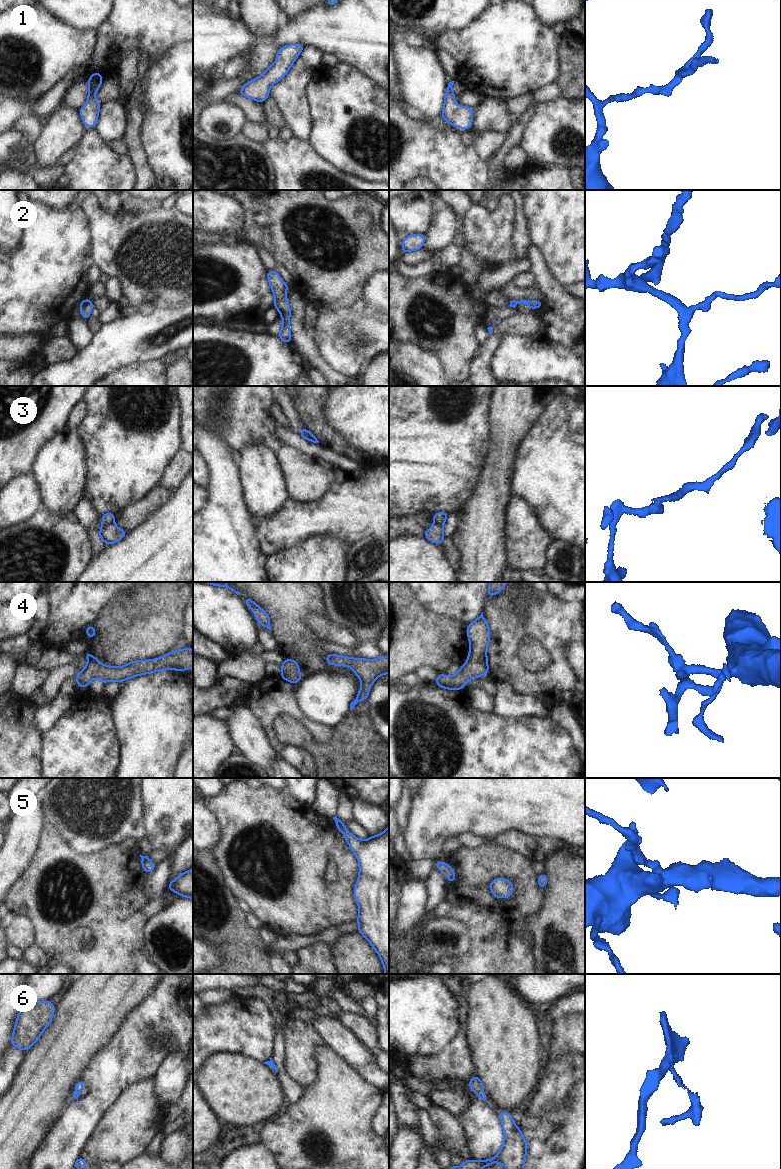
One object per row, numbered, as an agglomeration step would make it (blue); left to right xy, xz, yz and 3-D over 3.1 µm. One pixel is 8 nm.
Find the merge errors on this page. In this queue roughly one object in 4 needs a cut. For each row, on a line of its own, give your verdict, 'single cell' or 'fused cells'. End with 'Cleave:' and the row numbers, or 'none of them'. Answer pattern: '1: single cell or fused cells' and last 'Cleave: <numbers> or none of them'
1: single cell
2: single cell
3: fused cells
4: single cell
5: single cell
6: single cell
Cleave: 3

